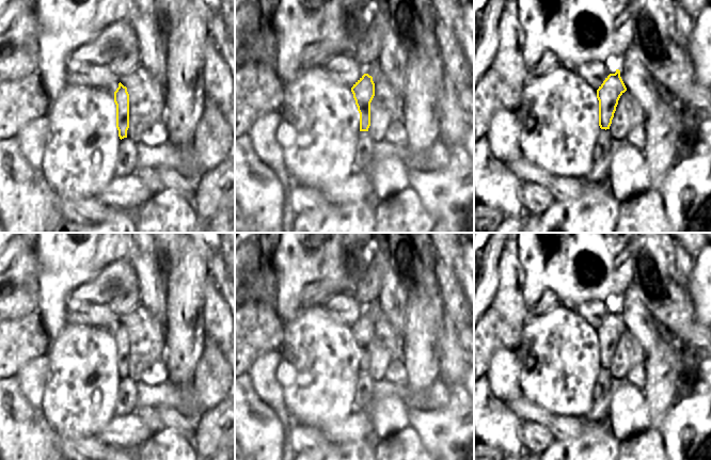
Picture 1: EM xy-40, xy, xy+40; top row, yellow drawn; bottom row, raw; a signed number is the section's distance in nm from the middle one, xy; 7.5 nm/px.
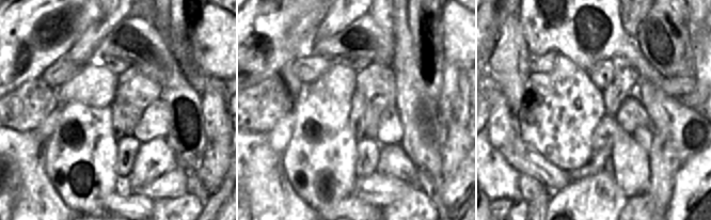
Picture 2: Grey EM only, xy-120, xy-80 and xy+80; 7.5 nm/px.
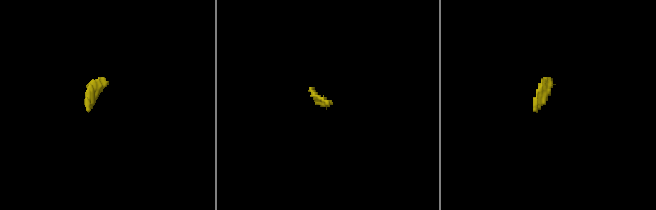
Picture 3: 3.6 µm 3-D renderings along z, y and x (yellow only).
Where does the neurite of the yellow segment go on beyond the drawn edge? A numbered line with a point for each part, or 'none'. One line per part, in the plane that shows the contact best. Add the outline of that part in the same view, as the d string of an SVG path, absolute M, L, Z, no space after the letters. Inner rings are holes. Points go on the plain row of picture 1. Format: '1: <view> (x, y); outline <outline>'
1: xy (386, 346); outline M376 307L368 313L375 322L375 335L370 342L370 365L368 374L372 380L379 381L388 367L402 360L405 336L397 332Z

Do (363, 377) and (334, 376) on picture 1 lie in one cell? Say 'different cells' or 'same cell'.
different cells

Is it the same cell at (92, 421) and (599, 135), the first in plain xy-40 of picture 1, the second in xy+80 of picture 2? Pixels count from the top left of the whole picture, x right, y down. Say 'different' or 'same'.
different

